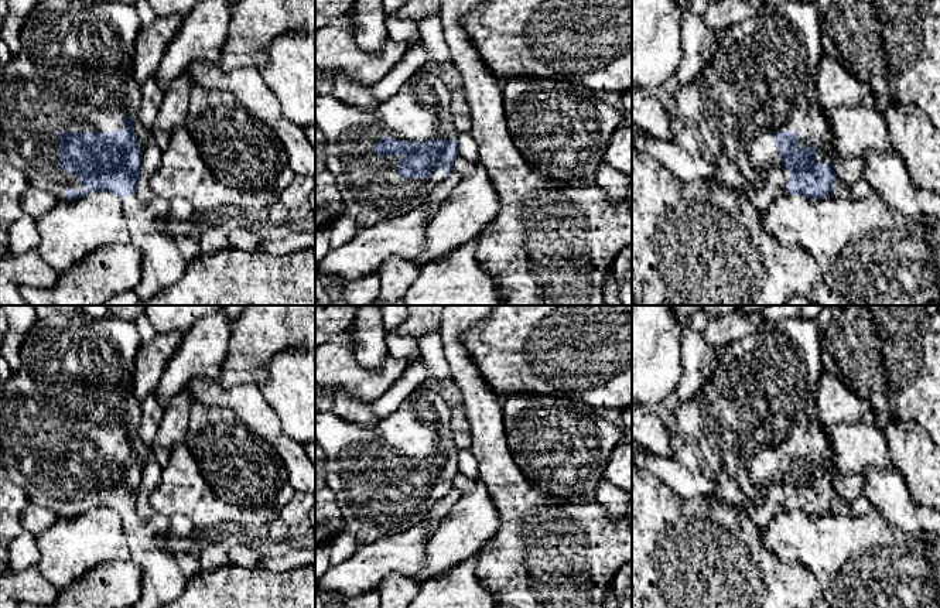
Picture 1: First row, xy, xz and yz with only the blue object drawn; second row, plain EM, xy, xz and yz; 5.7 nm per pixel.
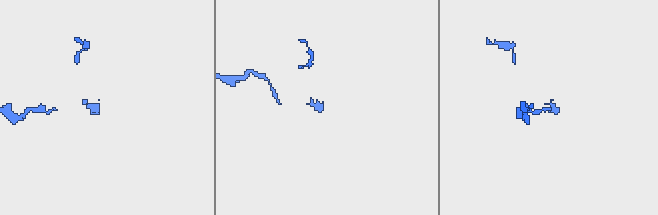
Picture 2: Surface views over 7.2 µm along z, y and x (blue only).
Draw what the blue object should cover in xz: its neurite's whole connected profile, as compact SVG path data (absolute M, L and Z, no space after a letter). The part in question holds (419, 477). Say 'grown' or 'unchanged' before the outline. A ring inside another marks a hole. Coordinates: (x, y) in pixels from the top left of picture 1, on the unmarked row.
grown; M417 387L393 413L369 428L345 421L334 411L318 411L315 443L327 454L327 484L342 512L343 533L353 534L360 544L400 534L424 522L433 503L450 492L459 472L451 407L435 389Z

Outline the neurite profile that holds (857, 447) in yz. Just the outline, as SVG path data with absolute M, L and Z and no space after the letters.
M841 423L826 426L828 447L840 472L852 477L866 469L889 469L889 450L882 431L871 423Z

